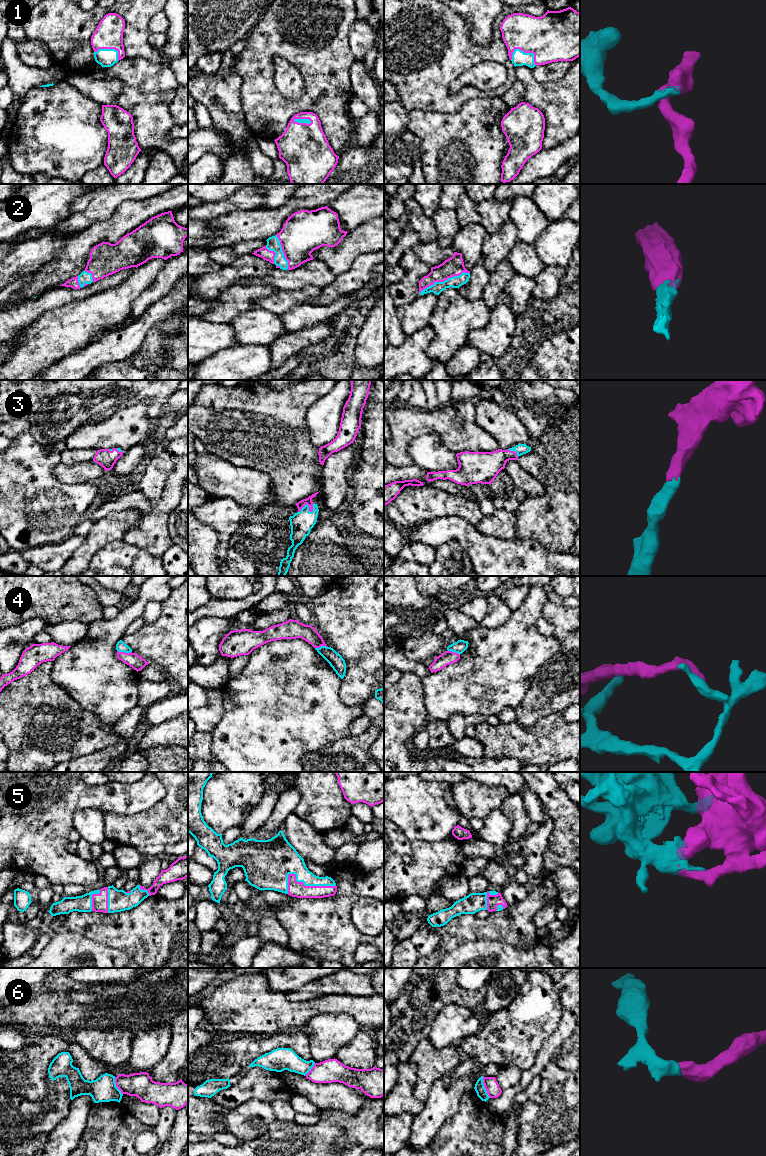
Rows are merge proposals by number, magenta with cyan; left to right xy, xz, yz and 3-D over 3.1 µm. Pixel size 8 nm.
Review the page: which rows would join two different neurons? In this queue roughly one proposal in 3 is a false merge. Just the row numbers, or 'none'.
4, 6

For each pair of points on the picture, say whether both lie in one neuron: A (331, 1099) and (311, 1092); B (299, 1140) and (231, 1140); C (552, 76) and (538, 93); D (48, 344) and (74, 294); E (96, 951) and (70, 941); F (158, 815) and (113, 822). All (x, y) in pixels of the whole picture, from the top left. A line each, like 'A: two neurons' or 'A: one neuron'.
A: one neuron
B: two neurons
C: two neurons
D: two neurons
E: one neuron
F: one neuron

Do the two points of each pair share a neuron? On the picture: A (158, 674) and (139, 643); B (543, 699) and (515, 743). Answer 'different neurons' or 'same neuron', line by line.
A: different neurons
B: different neurons

